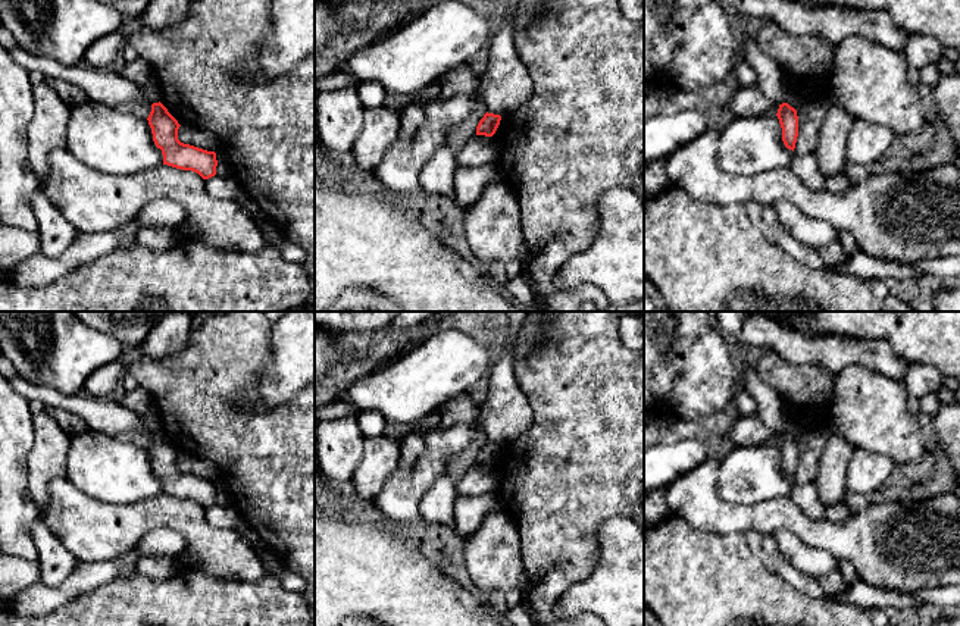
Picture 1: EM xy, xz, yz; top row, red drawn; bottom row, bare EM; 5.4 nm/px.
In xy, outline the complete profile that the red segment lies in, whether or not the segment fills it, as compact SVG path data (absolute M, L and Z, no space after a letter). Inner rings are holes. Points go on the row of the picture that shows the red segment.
M160 101L151 104L147 120L156 147L162 150L163 165L193 170L203 179L216 175L216 153L181 143L178 140L181 125Z

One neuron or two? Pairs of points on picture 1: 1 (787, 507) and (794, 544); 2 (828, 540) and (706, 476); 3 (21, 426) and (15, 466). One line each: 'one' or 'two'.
1: two
2: one
3: one

